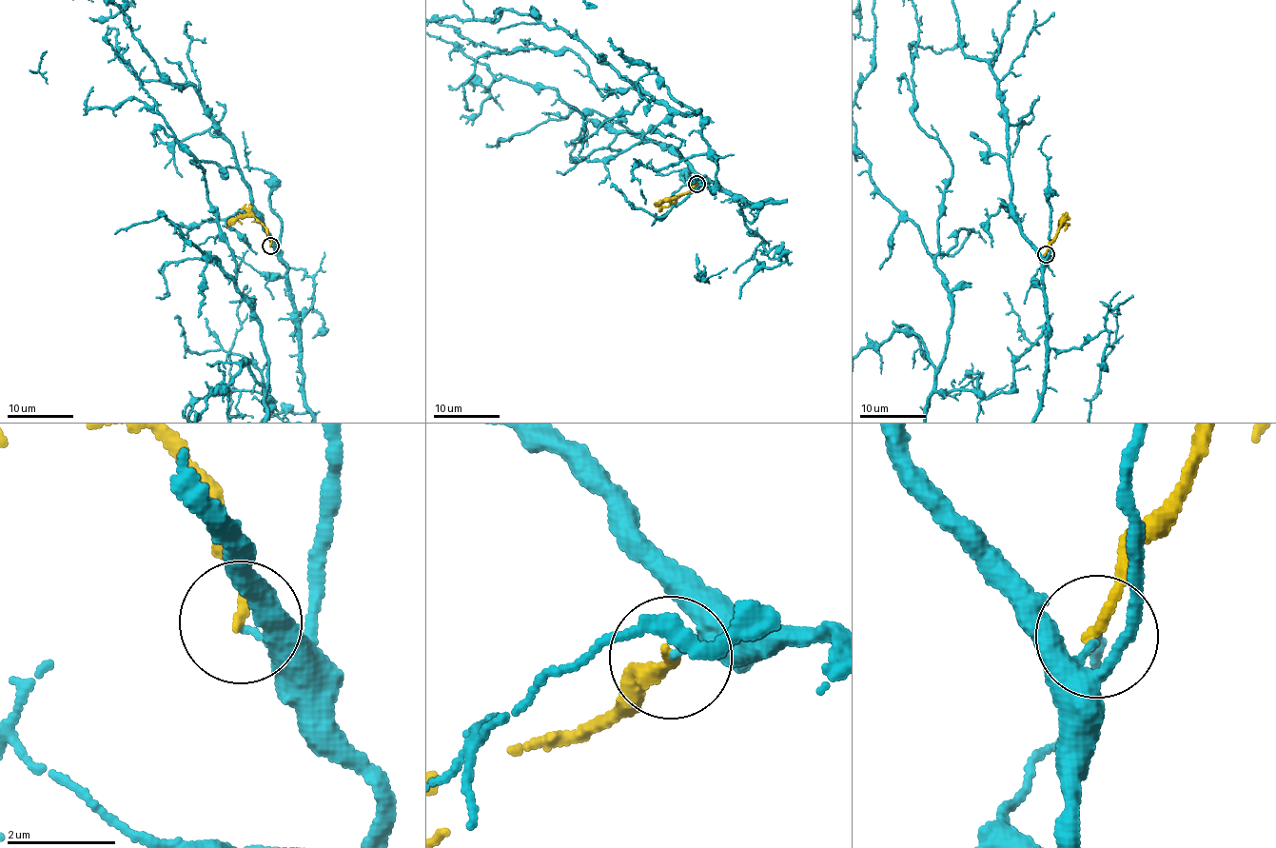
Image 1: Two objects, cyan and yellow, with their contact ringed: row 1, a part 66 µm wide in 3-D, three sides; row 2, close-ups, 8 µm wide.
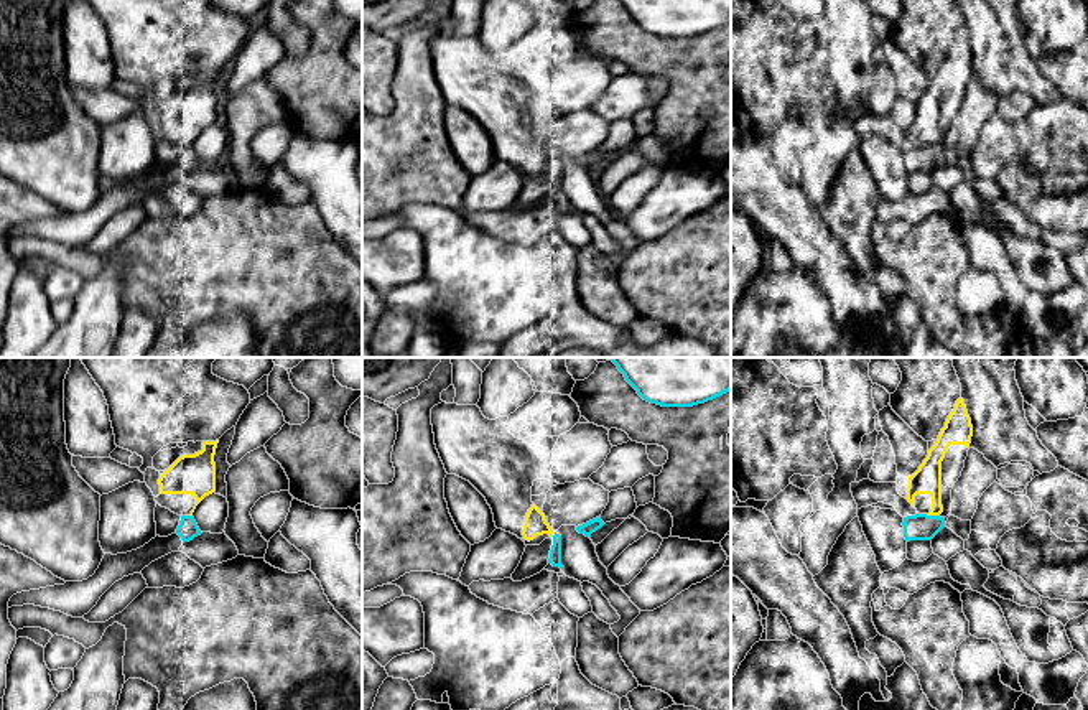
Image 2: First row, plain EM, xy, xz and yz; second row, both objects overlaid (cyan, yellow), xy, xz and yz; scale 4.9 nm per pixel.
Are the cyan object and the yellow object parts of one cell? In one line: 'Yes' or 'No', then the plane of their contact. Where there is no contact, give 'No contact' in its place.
No. Touches cyan in yz

